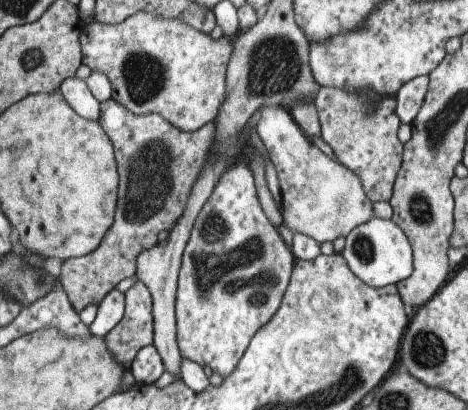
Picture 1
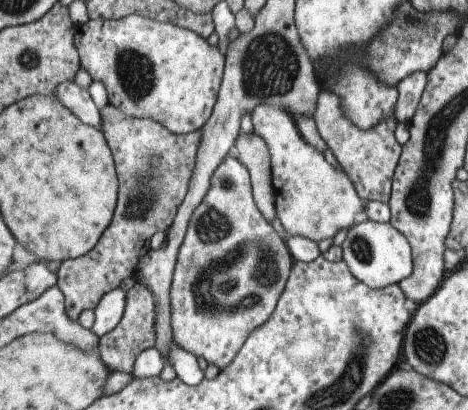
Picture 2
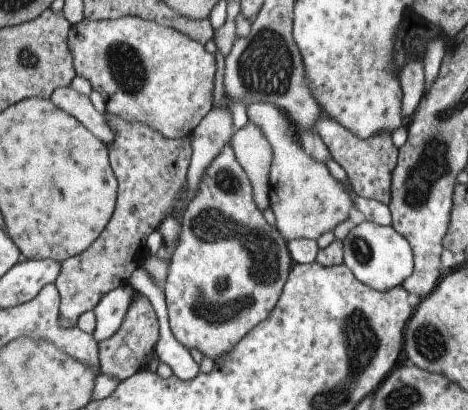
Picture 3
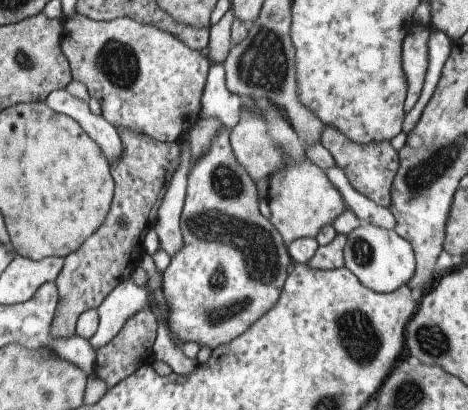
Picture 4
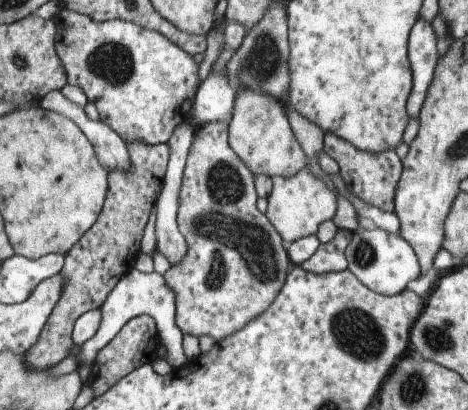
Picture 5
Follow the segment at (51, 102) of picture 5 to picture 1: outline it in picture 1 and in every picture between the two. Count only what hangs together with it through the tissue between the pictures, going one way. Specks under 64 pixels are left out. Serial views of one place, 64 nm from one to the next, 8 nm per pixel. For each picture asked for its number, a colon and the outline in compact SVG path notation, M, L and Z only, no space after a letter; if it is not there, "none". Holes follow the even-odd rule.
1: M67 78L65 82L61 82L59 86L61 96L65 98L65 102L85 120L99 120L99 102L93 98L93 94L89 92L85 80L81 78Z
2: M71 80L71 82L59 84L53 94L55 94L55 96L59 98L59 102L61 102L67 110L71 110L81 122L85 122L85 124L89 124L89 126L101 130L101 112L99 112L99 108L95 106L93 98L89 96L87 88L79 86L79 84L75 84L75 82Z
3: M71 86L67 88L57 88L53 90L49 98L59 110L71 114L75 120L79 120L87 130L91 130L101 142L109 144L113 140L113 132L107 126L105 114L97 112L95 106L89 102L89 96L73 90Z
4: M59 88L59 90L53 90L45 98L45 104L51 106L51 110L55 110L55 112L73 118L87 132L87 136L97 142L97 146L101 148L103 156L109 162L113 162L121 156L123 146L121 146L117 128L111 126L103 116L95 116L89 110L87 100L81 100L81 98L73 96L69 90Z

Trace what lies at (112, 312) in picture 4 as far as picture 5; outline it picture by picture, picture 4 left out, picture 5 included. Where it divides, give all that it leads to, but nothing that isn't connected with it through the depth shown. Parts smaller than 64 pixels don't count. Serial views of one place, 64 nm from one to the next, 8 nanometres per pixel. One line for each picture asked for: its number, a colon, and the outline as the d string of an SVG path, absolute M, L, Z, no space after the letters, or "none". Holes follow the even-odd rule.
5: M135 268L129 270L117 284L115 288L109 292L107 300L103 302L103 306L99 308L101 310L101 324L99 324L99 330L87 340L81 344L81 360L83 360L83 366L77 366L77 372L85 382L89 382L89 376L91 376L91 364L95 362L99 350L103 350L113 338L115 334L119 334L119 330L131 320L131 318L137 318L137 316L151 316L157 324L157 332L159 332L159 340L163 342L163 346L167 348L167 358L165 362L169 366L173 366L173 370L181 368L187 364L187 358L183 356L183 350L181 350L181 340L183 340L183 334L181 330L177 330L175 326L175 294L171 294L171 290L167 288L165 284L165 278L157 272L151 272L151 274L141 274L137 272Z

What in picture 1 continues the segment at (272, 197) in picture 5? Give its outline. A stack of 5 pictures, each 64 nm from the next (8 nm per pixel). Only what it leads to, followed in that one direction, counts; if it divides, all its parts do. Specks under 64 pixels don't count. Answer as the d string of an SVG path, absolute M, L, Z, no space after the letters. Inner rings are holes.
M277 106L257 110L253 126L275 164L283 196L283 222L293 234L309 236L317 244L333 244L333 240L345 238L353 228L375 216L373 202L367 198L359 176L319 150L305 136L287 108Z

